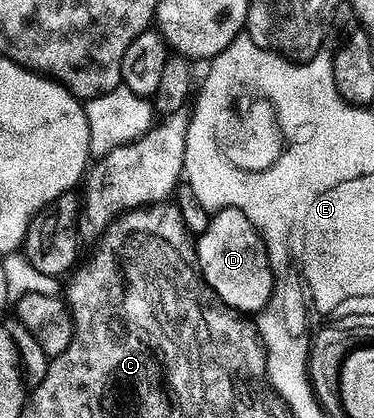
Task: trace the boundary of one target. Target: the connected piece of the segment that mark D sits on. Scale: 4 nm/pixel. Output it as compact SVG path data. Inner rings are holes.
M235 208L213 213L205 230L197 233L198 271L206 284L225 304L243 314L257 314L266 307L274 292L274 275L260 234Z

